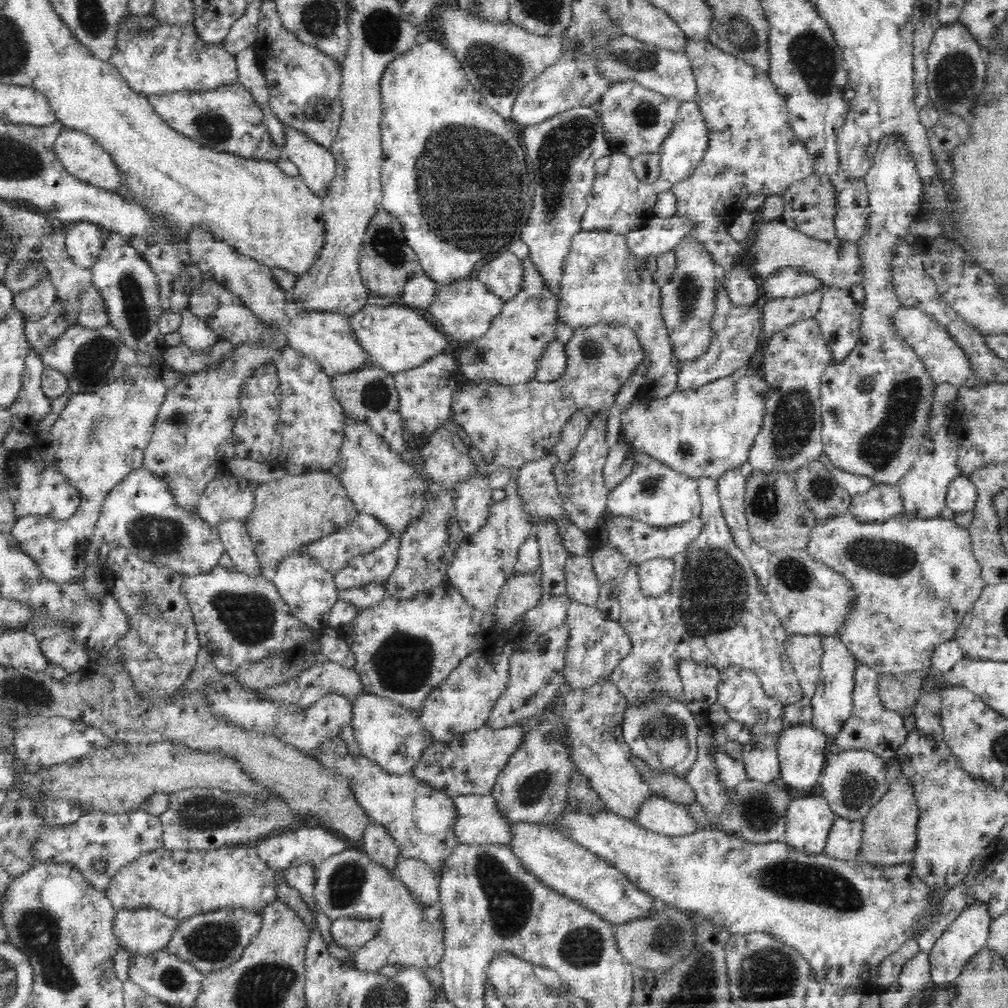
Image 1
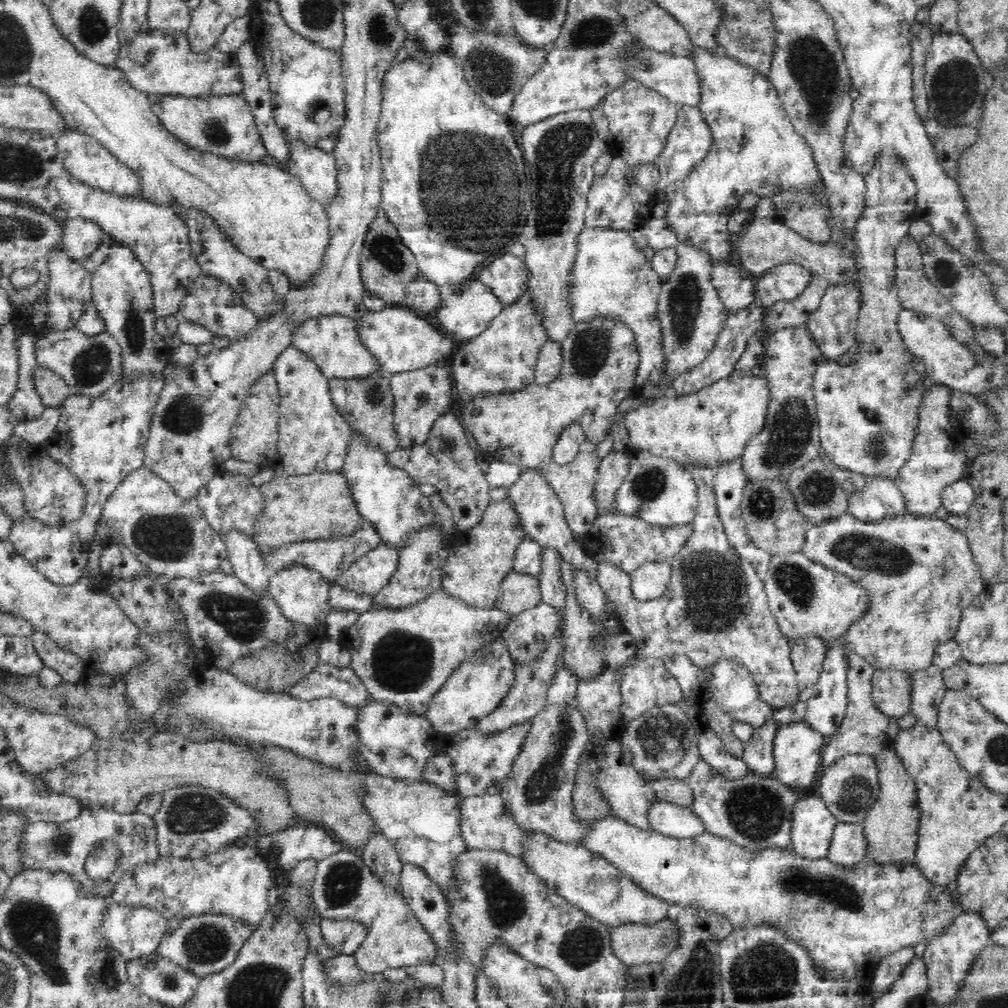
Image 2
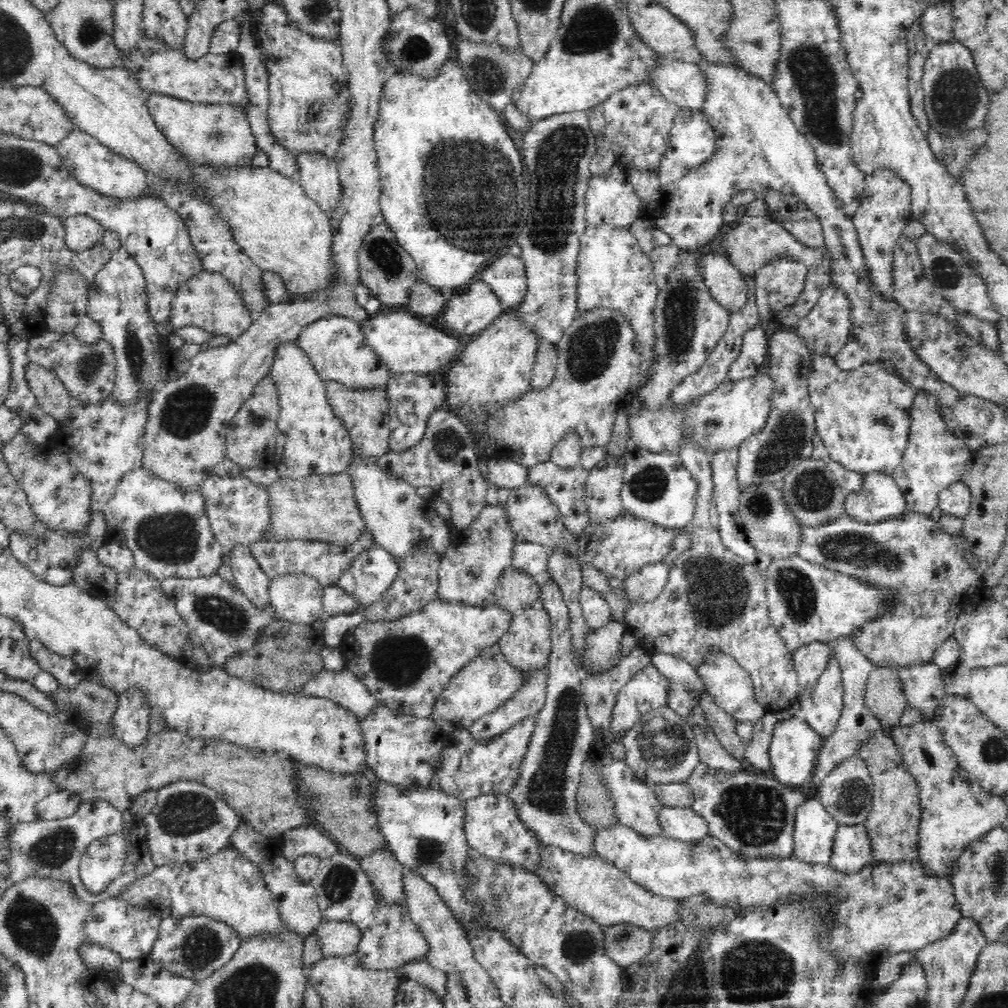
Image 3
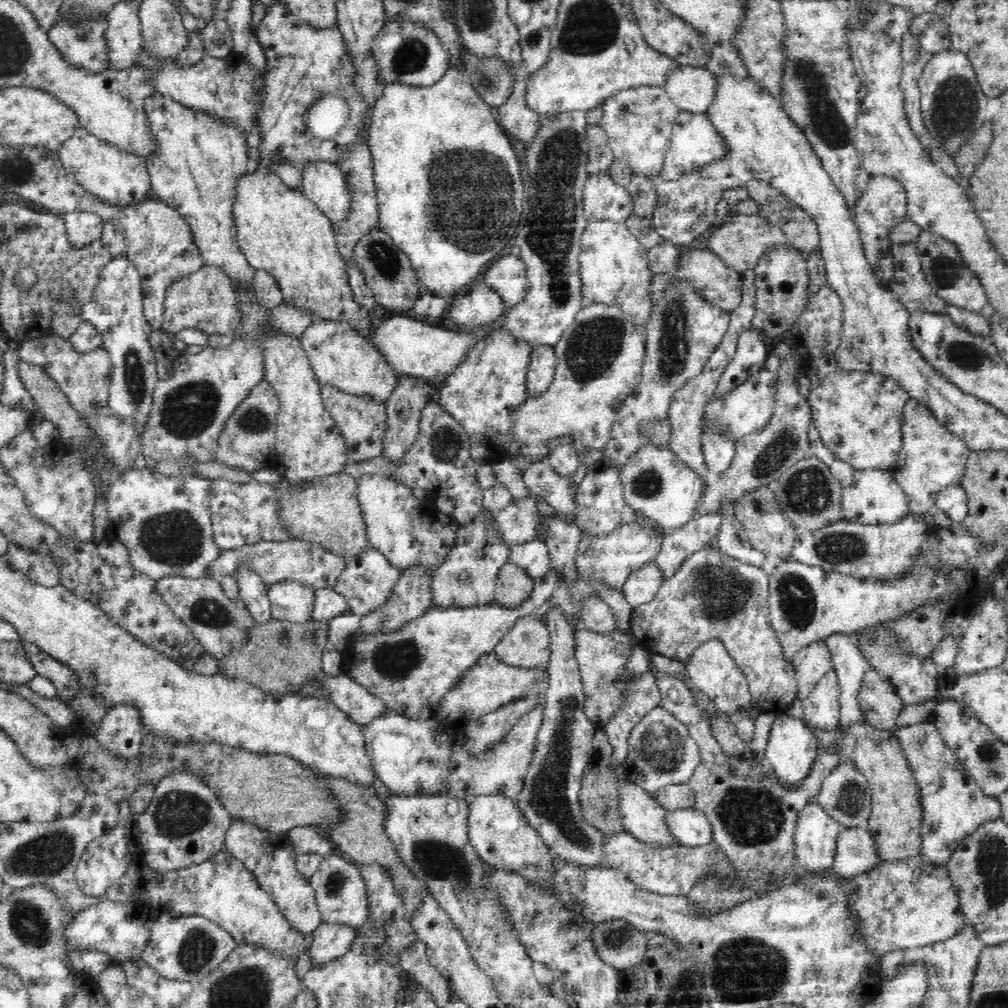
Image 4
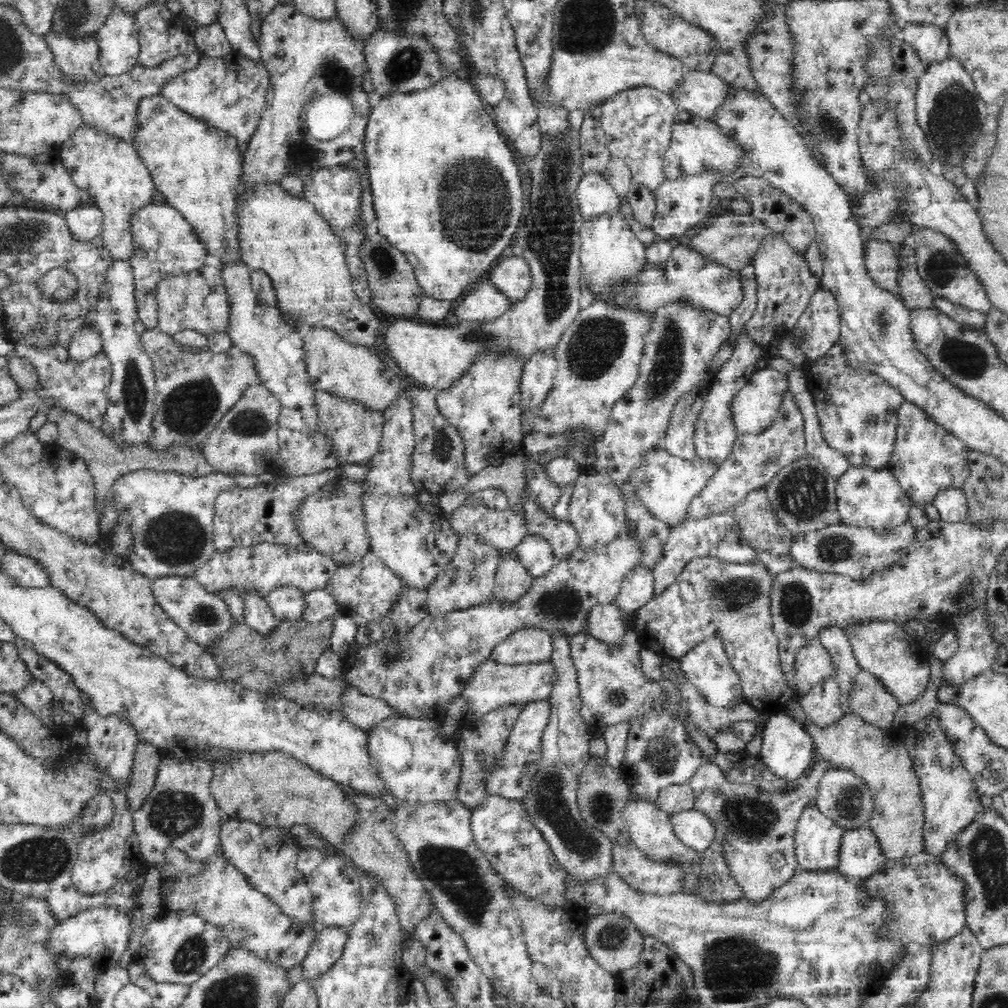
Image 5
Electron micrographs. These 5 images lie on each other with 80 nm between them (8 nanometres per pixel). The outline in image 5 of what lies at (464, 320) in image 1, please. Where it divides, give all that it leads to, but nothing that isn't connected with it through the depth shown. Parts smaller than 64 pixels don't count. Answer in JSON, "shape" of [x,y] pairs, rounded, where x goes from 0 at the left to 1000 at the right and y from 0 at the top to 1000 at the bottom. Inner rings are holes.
{"shape":[[[485,279],[482,282],[472,281],[470,290],[464,290],[458,300],[449,306],[454,317],[466,319],[489,319],[506,308],[507,300],[496,291]]]}

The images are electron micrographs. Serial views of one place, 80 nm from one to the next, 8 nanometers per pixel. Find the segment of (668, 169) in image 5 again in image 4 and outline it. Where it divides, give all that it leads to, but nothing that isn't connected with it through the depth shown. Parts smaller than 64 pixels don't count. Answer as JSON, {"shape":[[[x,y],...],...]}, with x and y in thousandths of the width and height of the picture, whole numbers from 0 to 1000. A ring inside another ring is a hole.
{"shape":[[[676,110],[672,115],[671,121],[667,124],[664,142],[665,147],[662,149],[655,173],[656,180],[673,179],[675,174],[694,169],[713,158],[719,152],[720,143],[700,112],[690,113],[683,110]]]}

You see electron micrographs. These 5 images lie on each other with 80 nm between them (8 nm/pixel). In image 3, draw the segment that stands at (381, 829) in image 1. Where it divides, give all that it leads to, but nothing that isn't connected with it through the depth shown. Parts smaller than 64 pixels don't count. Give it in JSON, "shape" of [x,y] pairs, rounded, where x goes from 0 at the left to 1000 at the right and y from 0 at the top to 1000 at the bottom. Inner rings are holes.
{"shape":[[[384,838],[377,839],[356,852],[359,862],[367,870],[375,886],[386,896],[398,896],[402,901],[400,871],[403,861]]]}

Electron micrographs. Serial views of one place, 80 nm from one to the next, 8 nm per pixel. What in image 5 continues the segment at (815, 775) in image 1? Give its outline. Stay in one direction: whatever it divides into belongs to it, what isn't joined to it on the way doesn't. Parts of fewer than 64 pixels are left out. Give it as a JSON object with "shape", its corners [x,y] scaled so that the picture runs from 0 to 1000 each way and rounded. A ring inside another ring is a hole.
{"shape":[[[778,706],[762,710],[754,752],[772,772],[786,776],[802,767],[812,749],[808,734],[799,724],[798,718],[794,718],[788,711]]]}

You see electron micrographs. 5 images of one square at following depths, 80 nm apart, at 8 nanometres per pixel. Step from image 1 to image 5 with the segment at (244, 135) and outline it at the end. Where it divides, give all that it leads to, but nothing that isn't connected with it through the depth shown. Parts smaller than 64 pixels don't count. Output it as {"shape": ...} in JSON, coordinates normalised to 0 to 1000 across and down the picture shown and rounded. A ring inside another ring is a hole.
{"shape":[[[159,93],[141,97],[139,100],[139,107],[137,107],[137,121],[139,121],[140,126],[137,127],[135,133],[134,147],[151,174],[154,188],[157,188],[157,190],[161,190],[161,194],[165,197],[166,202],[171,204],[171,206],[177,207],[177,210],[181,211],[182,215],[192,225],[192,230],[197,236],[197,240],[200,240],[205,254],[216,256],[221,264],[231,264],[240,261],[239,246],[237,242],[237,220],[234,213],[234,204],[236,203],[236,198],[234,198],[234,196],[236,196],[236,183],[240,180],[240,175],[242,175],[243,172],[242,153],[238,151],[238,140],[236,140],[231,133],[226,132],[226,130],[211,126],[204,118],[192,116],[192,114],[185,112],[185,110],[182,110],[179,106],[175,105],[172,101],[169,101],[164,95]]]}

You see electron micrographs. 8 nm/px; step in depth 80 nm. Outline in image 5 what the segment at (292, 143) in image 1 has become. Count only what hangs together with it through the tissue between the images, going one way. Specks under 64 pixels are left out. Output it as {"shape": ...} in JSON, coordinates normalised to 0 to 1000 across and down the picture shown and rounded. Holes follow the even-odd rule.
{"shape":[[[338,164],[318,165],[315,169],[309,171],[301,185],[300,194],[312,202],[315,211],[327,221],[329,228],[337,235],[339,245],[342,248],[342,258],[347,270],[349,285],[354,295],[361,301],[367,302],[369,299],[369,288],[367,287],[366,277],[364,276],[363,266],[357,257],[356,245],[359,244],[360,228],[349,228],[354,219],[356,211],[356,193],[358,185],[356,184],[355,172]]]}

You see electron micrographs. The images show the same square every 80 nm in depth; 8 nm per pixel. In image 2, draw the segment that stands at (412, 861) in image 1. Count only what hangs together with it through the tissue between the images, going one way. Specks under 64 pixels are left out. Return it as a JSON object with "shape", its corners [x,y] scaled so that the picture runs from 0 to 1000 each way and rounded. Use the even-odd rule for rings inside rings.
{"shape":[[[405,855],[399,857],[396,879],[411,908],[435,936],[437,942],[432,954],[437,956],[441,944],[447,943],[447,923],[443,917],[441,886],[431,872],[425,870],[419,859]]]}

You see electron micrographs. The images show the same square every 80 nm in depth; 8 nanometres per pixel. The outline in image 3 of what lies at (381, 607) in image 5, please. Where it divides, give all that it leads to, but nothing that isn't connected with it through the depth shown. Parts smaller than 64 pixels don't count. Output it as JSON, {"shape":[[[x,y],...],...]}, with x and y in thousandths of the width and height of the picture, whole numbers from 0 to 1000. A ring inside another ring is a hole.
{"shape":[[[371,541],[351,554],[334,580],[355,592],[359,603],[369,599],[389,579],[396,566],[396,556],[377,542]]]}

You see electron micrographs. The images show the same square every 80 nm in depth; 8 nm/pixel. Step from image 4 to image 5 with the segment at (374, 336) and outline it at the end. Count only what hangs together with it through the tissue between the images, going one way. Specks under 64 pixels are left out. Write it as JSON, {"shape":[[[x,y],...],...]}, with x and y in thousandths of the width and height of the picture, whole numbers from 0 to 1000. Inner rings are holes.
{"shape":[[[568,109],[563,113],[563,126],[551,134],[538,134],[534,151],[526,159],[528,177],[527,194],[528,206],[522,222],[515,226],[512,234],[513,243],[518,245],[520,252],[517,256],[526,264],[527,286],[515,300],[507,302],[499,313],[484,320],[474,321],[474,327],[468,329],[464,319],[456,319],[452,323],[433,324],[415,321],[401,315],[392,315],[387,323],[380,328],[380,343],[386,351],[386,358],[396,368],[408,376],[413,383],[429,389],[437,389],[448,383],[457,371],[466,363],[469,355],[478,346],[494,347],[514,351],[520,360],[526,357],[533,347],[550,347],[560,328],[565,324],[575,306],[575,291],[578,285],[576,263],[576,234],[575,230],[580,220],[573,200],[573,185],[580,171],[577,167],[576,127],[580,120],[578,109]]]}

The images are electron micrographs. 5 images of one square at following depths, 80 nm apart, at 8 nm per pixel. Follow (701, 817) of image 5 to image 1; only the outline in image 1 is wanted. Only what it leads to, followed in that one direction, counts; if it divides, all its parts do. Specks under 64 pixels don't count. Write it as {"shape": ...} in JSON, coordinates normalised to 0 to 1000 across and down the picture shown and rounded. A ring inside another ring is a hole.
{"shape":[[[647,788],[632,802],[628,813],[646,826],[663,830],[674,830],[690,824],[688,814],[683,810],[681,799],[673,799]]]}

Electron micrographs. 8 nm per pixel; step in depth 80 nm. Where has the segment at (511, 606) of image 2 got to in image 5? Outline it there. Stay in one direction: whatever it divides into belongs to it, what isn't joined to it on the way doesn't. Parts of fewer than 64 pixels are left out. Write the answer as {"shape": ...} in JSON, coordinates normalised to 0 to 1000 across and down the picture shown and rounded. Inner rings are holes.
{"shape":[[[509,545],[501,548],[502,553],[494,560],[490,594],[495,597],[514,597],[529,578],[529,571],[513,557]]]}

